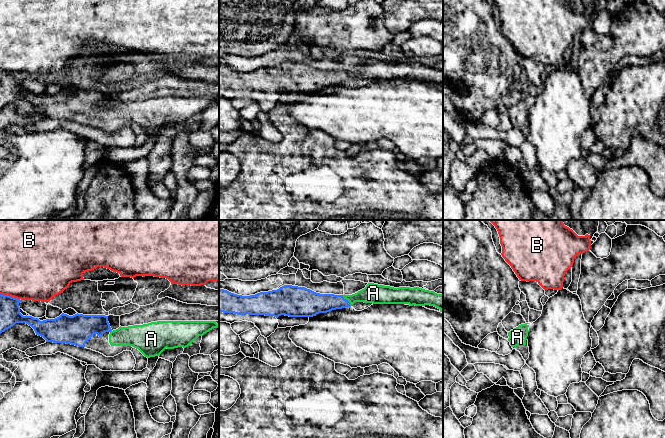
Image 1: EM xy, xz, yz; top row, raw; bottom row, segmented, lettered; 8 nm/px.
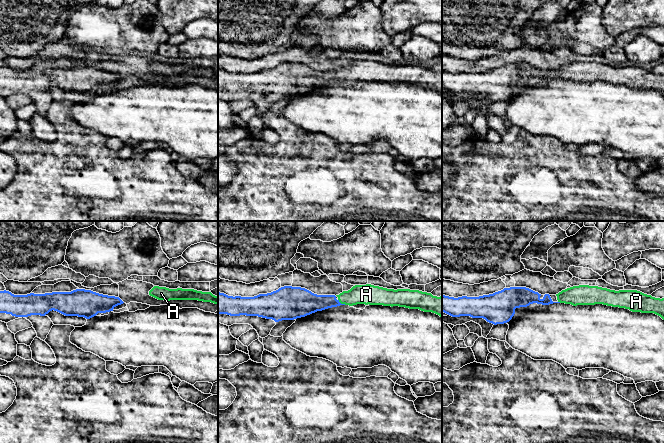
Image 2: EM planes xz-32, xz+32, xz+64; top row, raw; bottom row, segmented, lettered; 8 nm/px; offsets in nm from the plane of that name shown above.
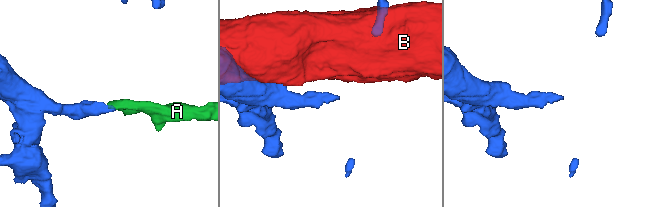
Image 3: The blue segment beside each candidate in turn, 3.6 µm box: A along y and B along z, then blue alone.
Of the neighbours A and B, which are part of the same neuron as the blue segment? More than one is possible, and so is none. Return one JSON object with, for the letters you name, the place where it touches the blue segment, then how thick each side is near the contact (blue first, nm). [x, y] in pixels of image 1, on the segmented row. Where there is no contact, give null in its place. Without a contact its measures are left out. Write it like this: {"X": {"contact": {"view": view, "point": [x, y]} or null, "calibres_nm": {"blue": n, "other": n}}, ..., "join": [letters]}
{"A": {"contact": {"view": "xz", "point": [347, 300]}, "calibres_nm": {"blue": 170, "other": 160}}, "join": ["A"]}

